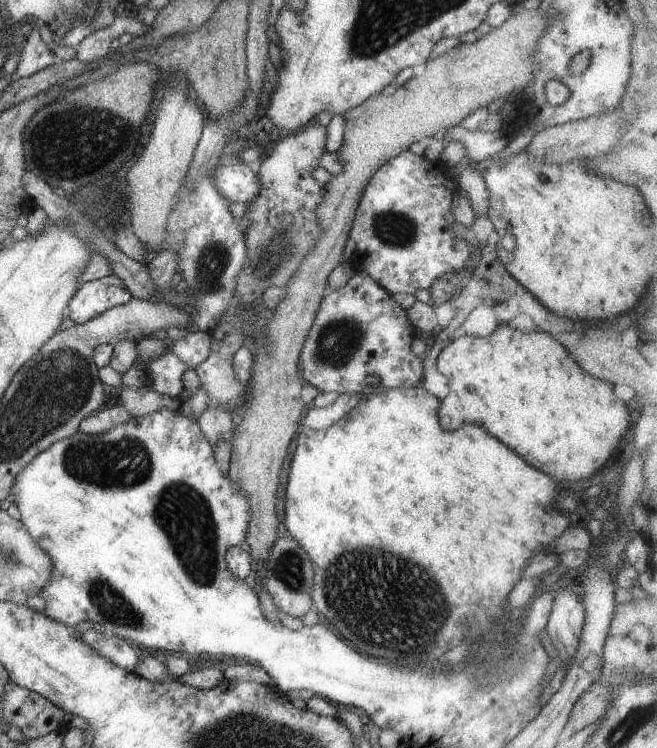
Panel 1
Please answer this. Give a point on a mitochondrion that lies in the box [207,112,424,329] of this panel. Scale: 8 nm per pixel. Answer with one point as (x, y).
(281, 245)

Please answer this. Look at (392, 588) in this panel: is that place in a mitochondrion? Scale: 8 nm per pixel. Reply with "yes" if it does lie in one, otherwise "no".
yes

